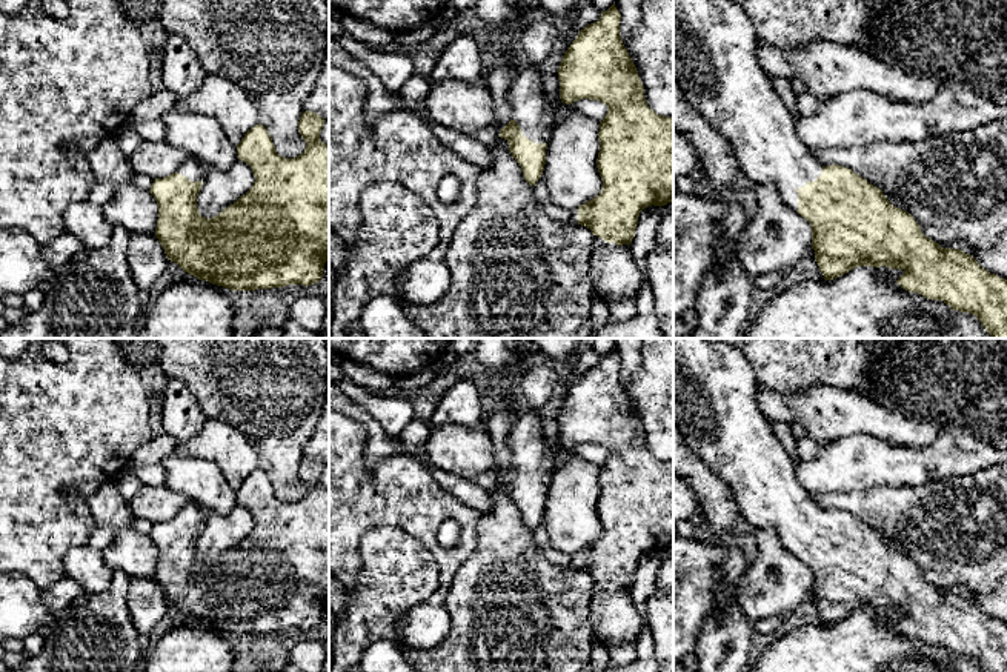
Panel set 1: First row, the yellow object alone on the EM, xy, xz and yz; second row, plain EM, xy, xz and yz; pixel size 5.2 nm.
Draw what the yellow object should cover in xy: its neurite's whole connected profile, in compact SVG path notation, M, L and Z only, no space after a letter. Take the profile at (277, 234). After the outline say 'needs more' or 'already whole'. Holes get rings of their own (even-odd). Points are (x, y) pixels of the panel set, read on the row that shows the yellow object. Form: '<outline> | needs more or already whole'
M304 111L298 121L298 132L306 149L294 158L277 154L272 138L263 125L251 128L237 145L238 160L251 166L255 181L234 205L212 218L201 217L197 197L203 186L204 169L189 157L174 174L155 178L149 192L158 205L155 237L161 243L168 260L184 272L231 291L255 291L283 288L287 284L311 286L323 278L323 266L329 261L329 146L320 140L324 118Z | needs more

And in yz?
M673 0L673 77L687 101L733 146L741 172L756 185L772 185L781 198L812 226L812 249L824 280L833 280L856 266L902 269L896 283L930 300L941 300L953 311L978 317L992 338L1007 338L1007 280L990 274L961 249L941 248L926 237L915 218L893 206L882 191L852 169L823 166L803 145L795 117L775 92L770 77L756 57L756 32L747 12L732 0Z | needs more

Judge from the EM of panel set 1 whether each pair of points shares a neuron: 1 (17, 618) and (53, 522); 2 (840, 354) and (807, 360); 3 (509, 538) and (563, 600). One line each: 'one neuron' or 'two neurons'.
1: two neurons
2: one neuron
3: one neuron

